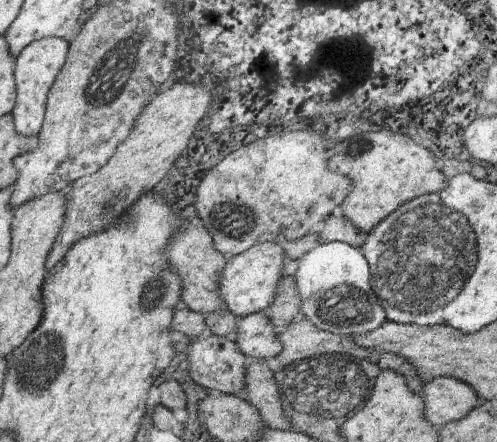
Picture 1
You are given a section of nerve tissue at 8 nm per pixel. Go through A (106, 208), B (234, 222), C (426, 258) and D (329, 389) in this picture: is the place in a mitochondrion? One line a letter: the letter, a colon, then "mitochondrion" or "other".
A: mitochondrion
B: mitochondrion
C: mitochondrion
D: mitochondrion

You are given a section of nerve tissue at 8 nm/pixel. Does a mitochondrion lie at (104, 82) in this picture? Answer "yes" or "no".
yes

